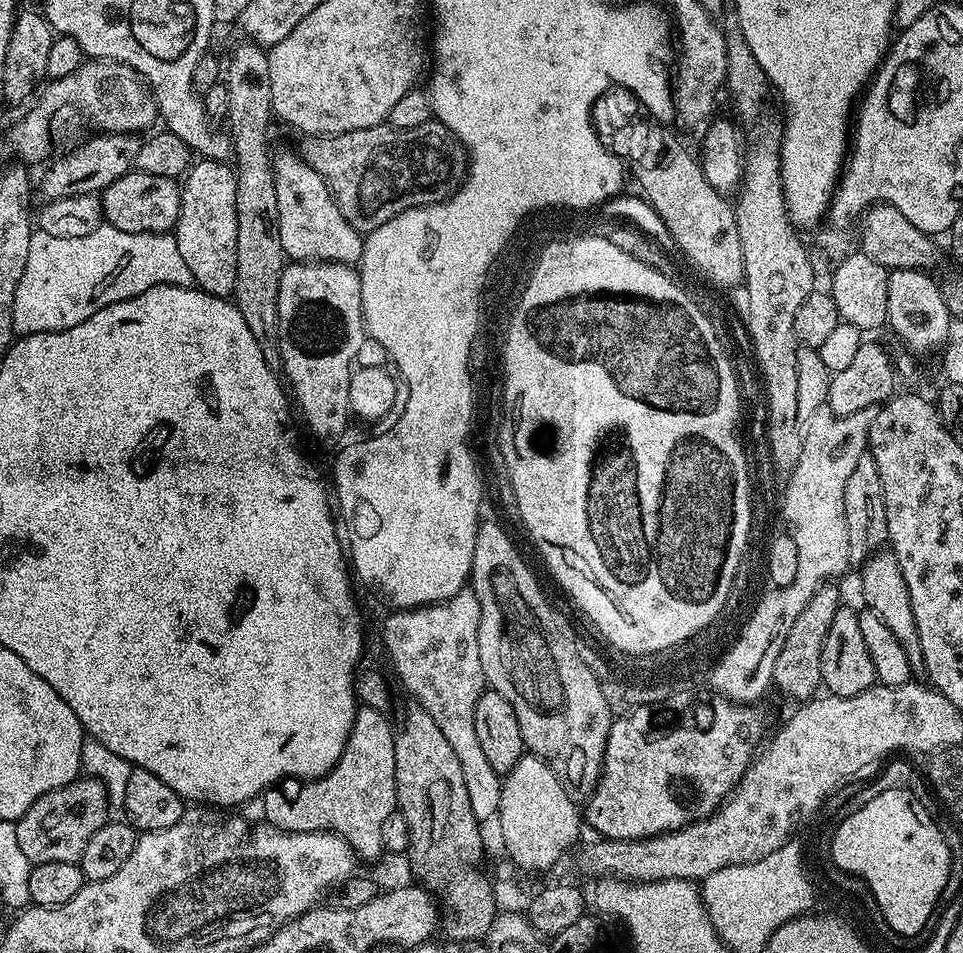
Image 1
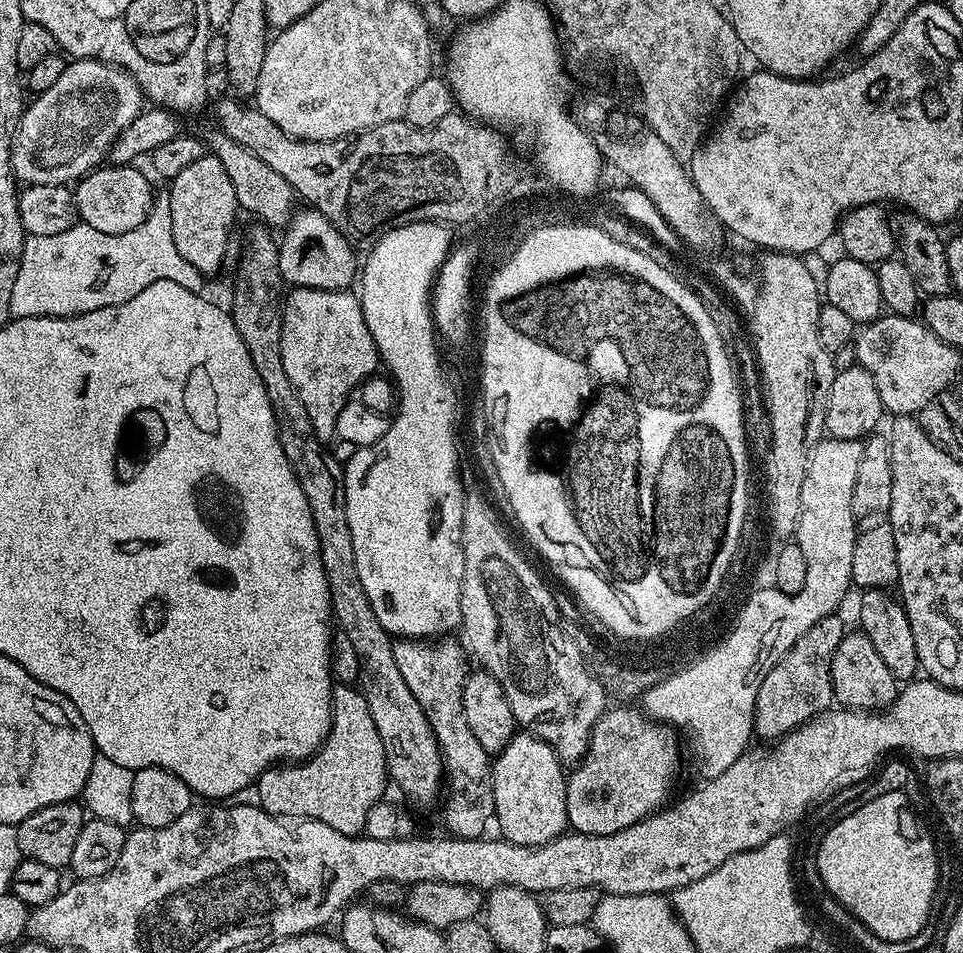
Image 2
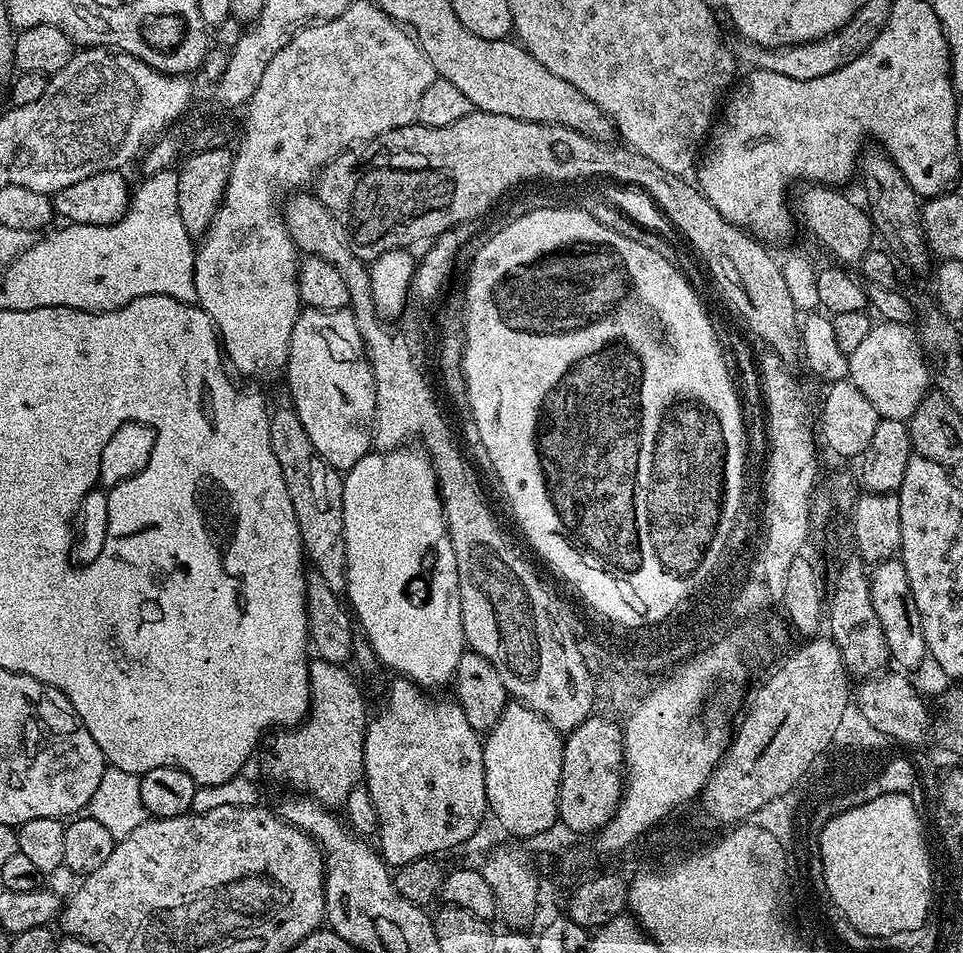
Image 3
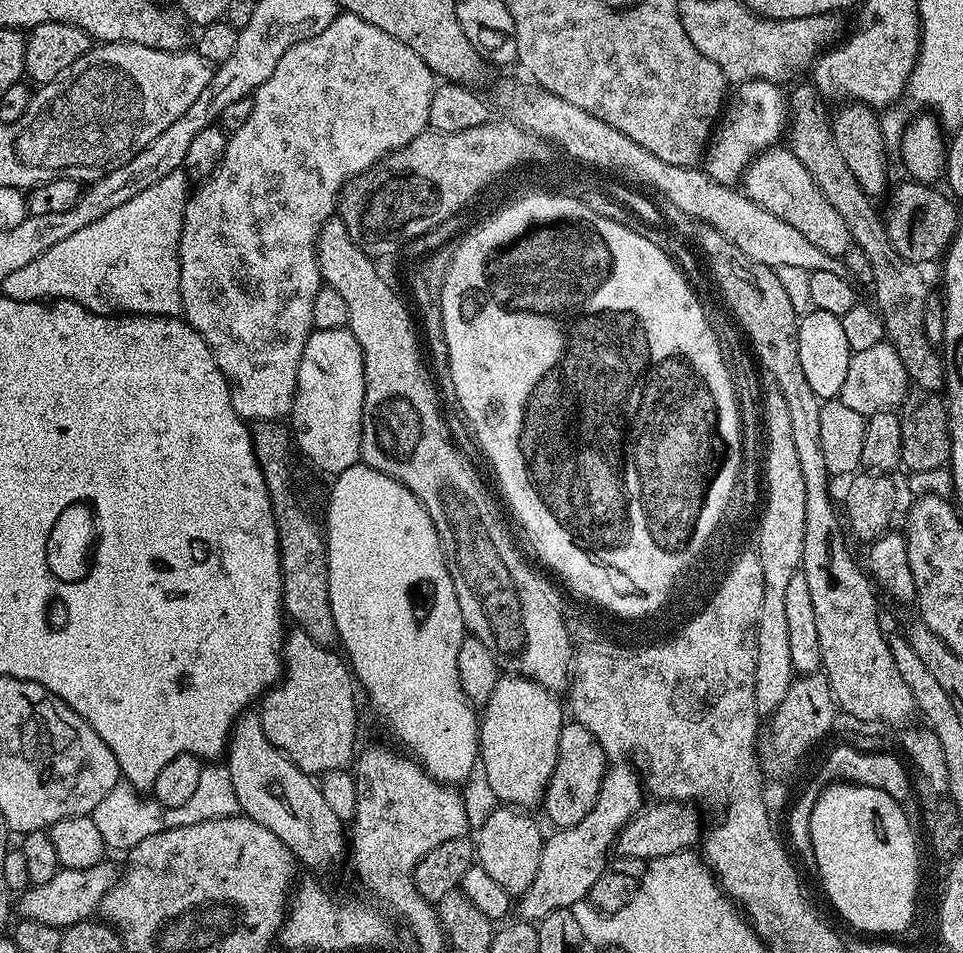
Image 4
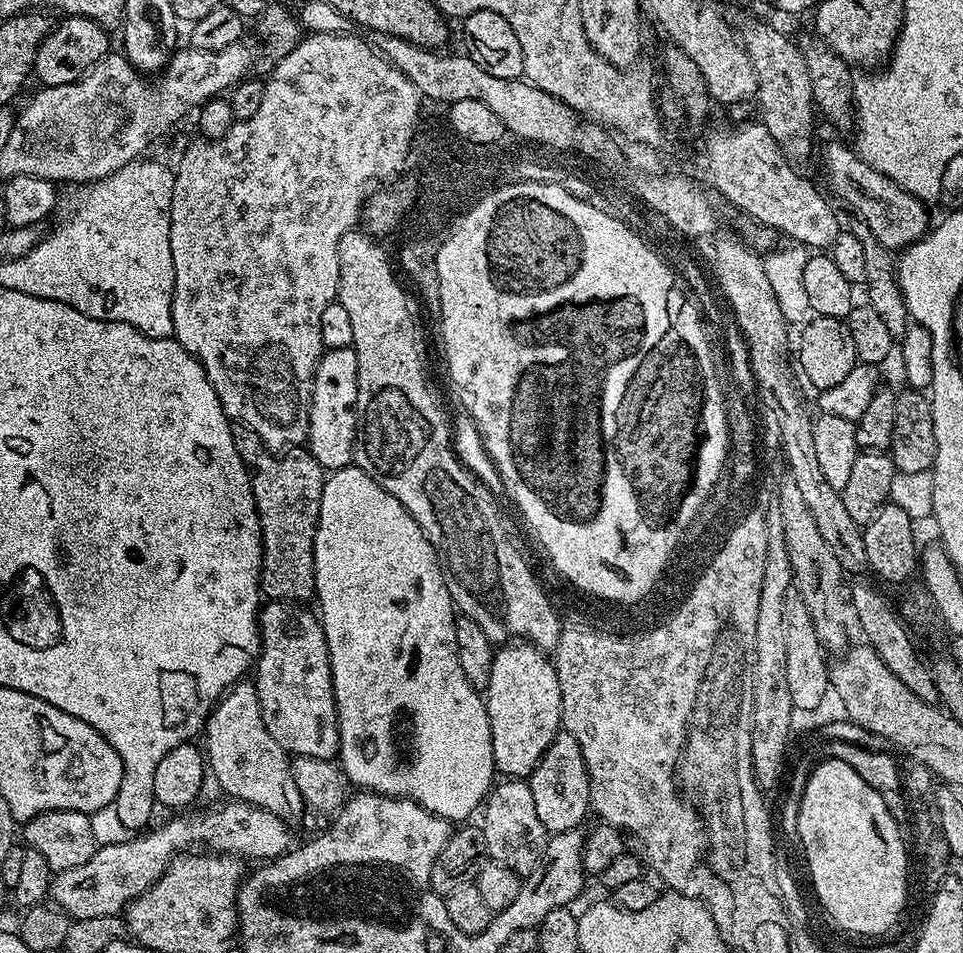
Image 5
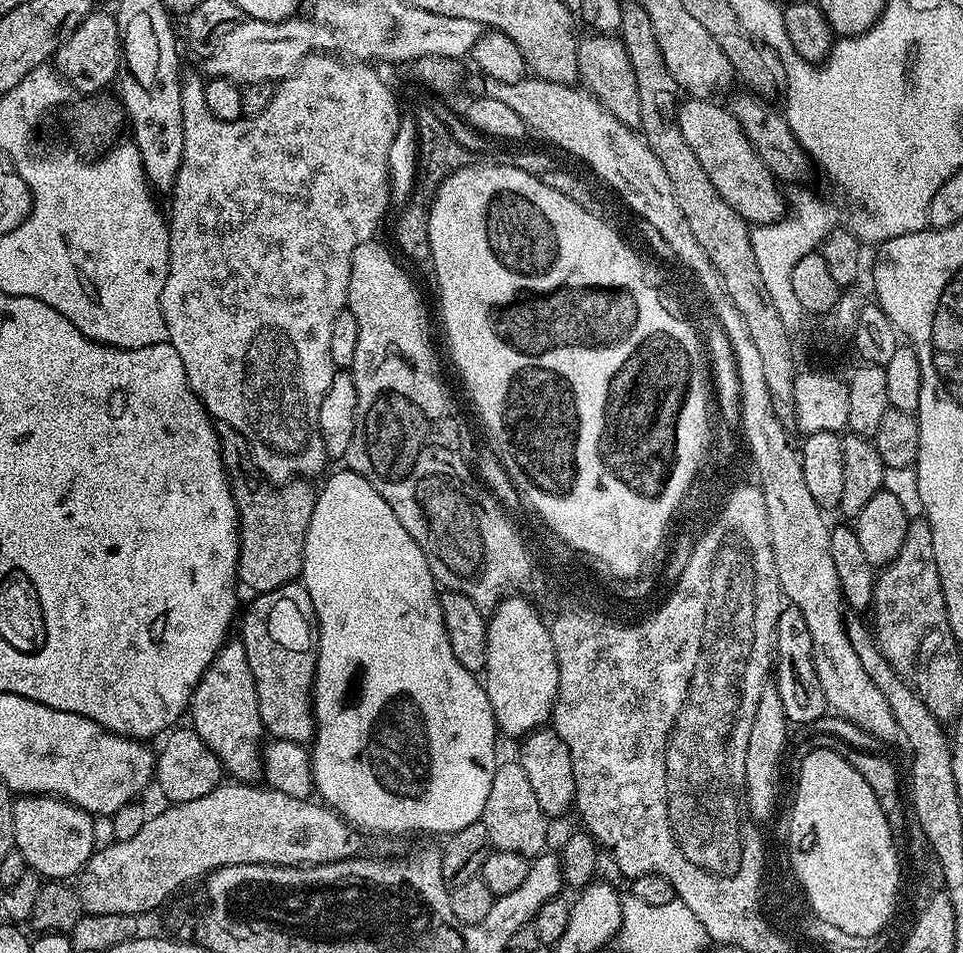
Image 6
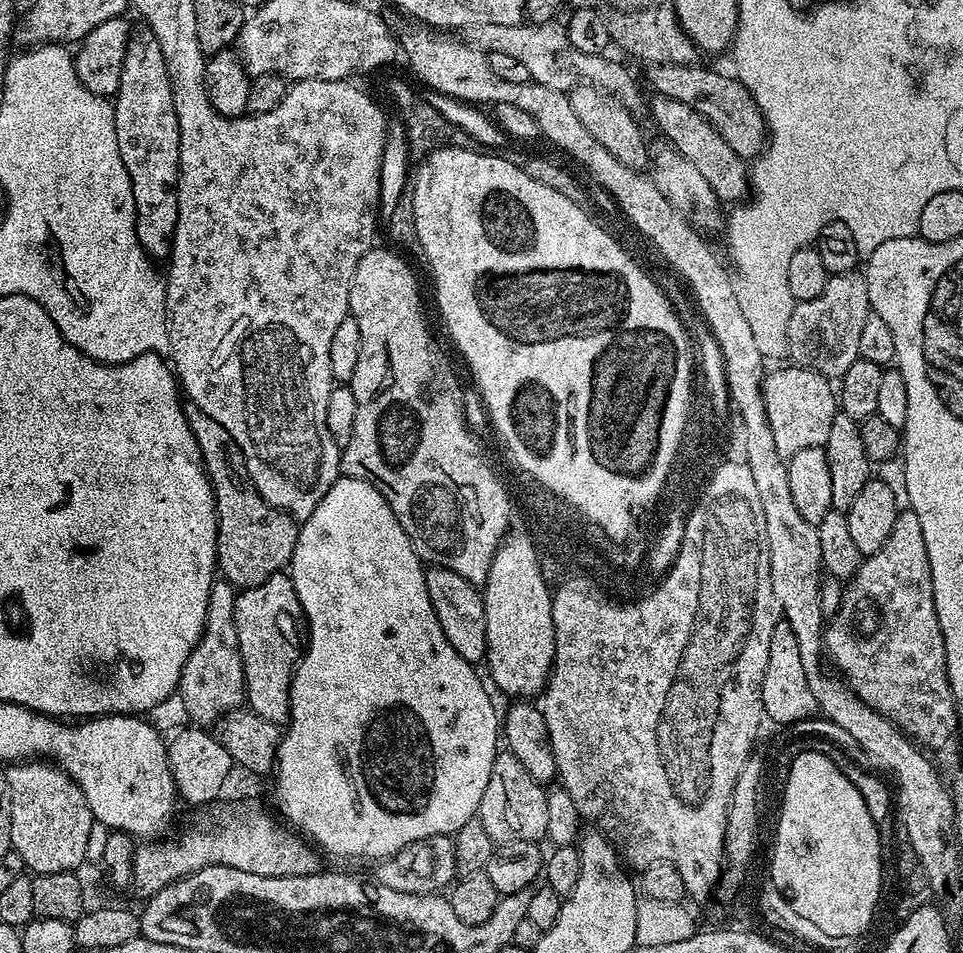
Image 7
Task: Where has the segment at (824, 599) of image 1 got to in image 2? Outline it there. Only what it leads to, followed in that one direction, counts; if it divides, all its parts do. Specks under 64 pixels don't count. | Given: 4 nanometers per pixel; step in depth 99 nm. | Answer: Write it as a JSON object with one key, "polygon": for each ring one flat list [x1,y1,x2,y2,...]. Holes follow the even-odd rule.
{"polygon":[[840,614,814,622,814,626,810,626,810,630,806,630,806,634,802,634,802,638,798,638,792,649,776,663,774,670,766,674,766,682,762,682,762,690,758,690,754,721,754,732,759,739,761,736,767,742,775,742,833,707,830,662,845,631,846,625]]}

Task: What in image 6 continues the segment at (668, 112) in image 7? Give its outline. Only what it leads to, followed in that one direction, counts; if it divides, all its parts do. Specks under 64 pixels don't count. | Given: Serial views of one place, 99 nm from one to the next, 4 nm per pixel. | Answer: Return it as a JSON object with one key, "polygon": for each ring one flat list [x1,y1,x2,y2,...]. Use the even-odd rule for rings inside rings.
{"polygon":[[688,98,677,107,676,120,678,129,682,132,682,137,686,138,686,143,702,168,706,170,706,175,714,184,714,189,722,196,746,220,749,225,772,224,775,220,781,220,786,214,786,196,780,193,781,185,776,177,767,168,766,163,755,152,754,146,747,140,742,126,735,120,727,107,715,104,717,101,712,98]]}

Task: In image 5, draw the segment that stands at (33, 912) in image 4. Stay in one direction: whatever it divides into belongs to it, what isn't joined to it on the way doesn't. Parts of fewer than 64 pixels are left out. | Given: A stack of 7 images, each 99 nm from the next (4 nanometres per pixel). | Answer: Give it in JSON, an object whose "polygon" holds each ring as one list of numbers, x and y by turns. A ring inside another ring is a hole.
{"polygon":[[229,799,224,803,228,804,206,809,204,816,176,814,173,815,176,816,173,820,158,825,153,832,145,831,143,834,133,835,126,842,118,842,114,846,99,845,94,858,90,858,90,862,82,862,82,866,73,866,71,870,62,870,53,875,50,889,51,903,63,910,66,915,71,916,73,920,119,916,127,909,130,901,137,900,146,890,150,890,150,886,154,886,154,882,158,882,158,878,162,878,162,874,168,869,168,863,178,854,207,849,213,854,239,856,245,861,268,860,267,862,272,862,283,857,293,847,292,832,288,829,291,827,282,818,239,800]]}

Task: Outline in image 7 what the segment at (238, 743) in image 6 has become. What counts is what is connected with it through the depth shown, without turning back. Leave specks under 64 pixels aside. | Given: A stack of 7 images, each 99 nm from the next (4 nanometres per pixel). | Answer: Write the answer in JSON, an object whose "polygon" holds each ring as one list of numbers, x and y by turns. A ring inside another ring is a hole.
{"polygon":[[220,578,210,590,204,634,194,646,190,658,182,666,178,694,186,702,186,714,196,726,212,726,225,716,237,711,245,703,244,667,234,626,234,606,237,589],[213,723,213,724,212,724],[212,724,212,725,208,725]]}

